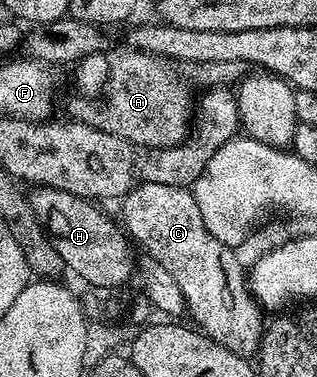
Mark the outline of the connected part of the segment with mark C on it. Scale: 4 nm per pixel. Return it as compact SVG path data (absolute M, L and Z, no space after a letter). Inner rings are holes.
M141 184L123 197L121 206L123 206L121 225L124 231L138 245L140 242L143 245L142 249L154 256L161 264L161 268L165 268L169 276L177 280L177 288L181 288L181 296L185 296L186 313L189 318L191 314L190 321L208 338L221 344L229 352L250 359L258 351L259 341L263 339L264 311L251 294L245 266L239 263L239 258L235 255L238 253L232 247L221 244L221 240L214 238L209 228L205 228L205 220L201 220L201 208L197 208L194 193L185 186Z

